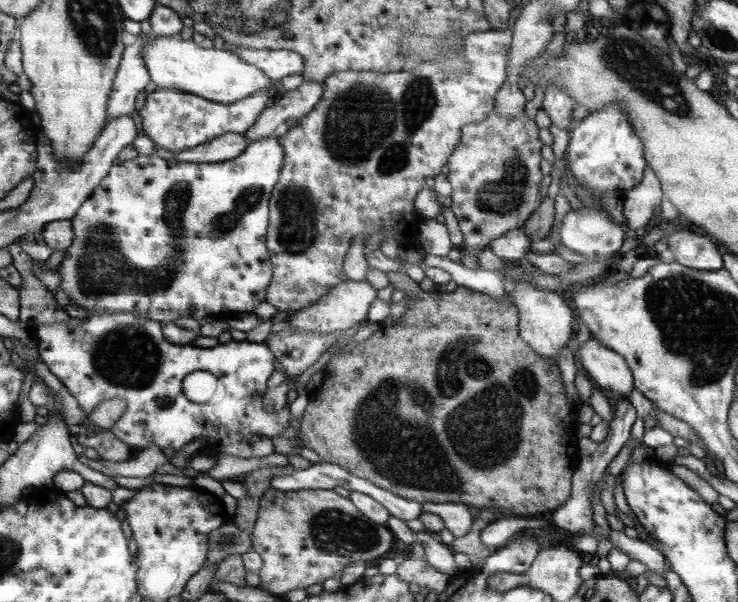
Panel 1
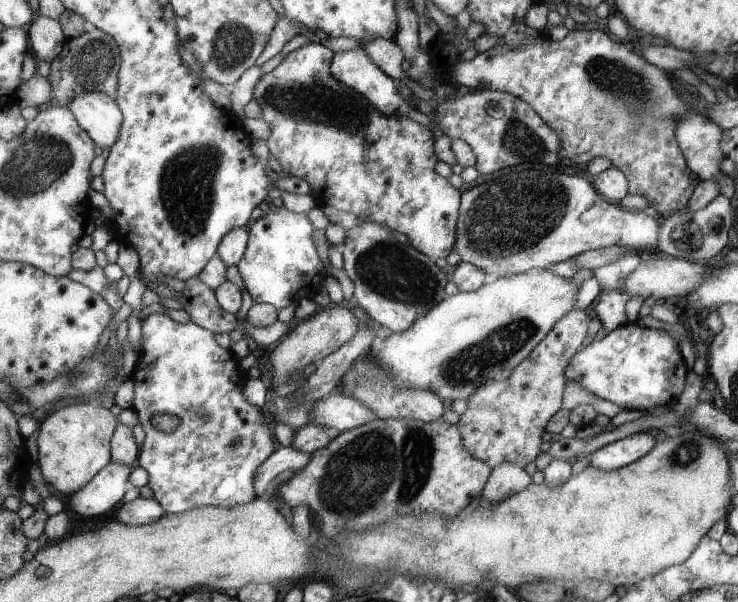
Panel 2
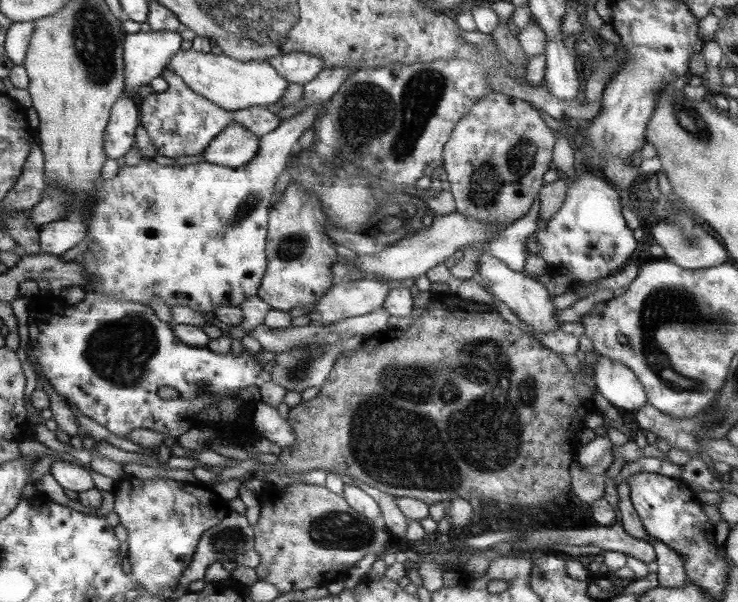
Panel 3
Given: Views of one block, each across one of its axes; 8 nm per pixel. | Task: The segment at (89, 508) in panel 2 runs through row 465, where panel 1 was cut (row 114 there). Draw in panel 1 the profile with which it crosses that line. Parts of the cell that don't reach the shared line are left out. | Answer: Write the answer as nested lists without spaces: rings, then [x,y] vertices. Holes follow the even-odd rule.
[[[139,34],[132,44],[125,46],[124,55],[120,58],[113,80],[104,125],[117,116],[135,115],[135,96],[143,91],[149,82],[149,73],[141,55],[143,40],[145,40],[145,35]]]

